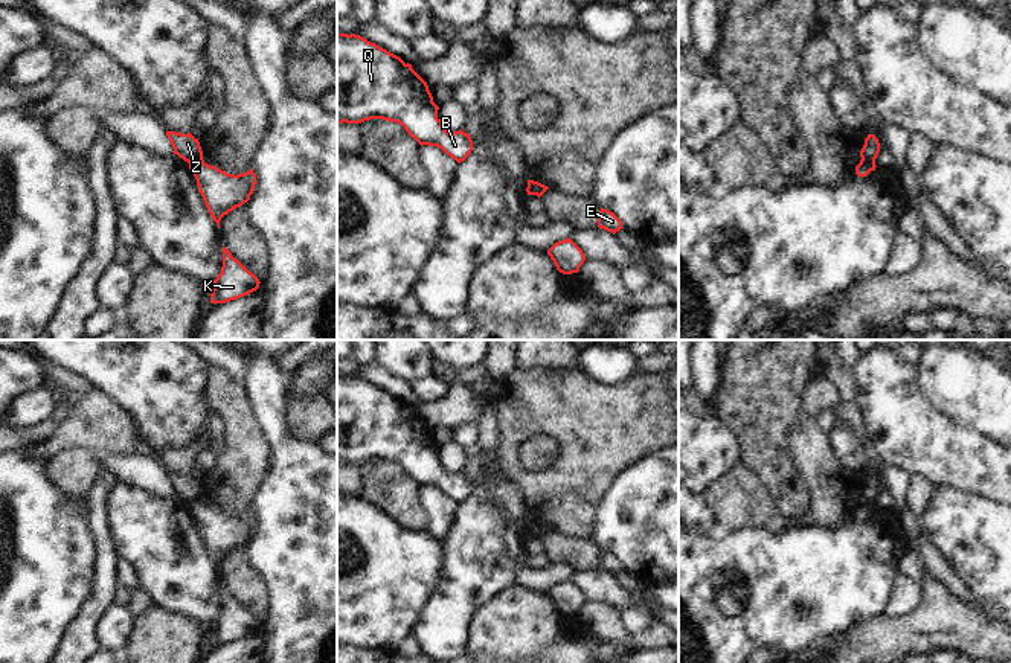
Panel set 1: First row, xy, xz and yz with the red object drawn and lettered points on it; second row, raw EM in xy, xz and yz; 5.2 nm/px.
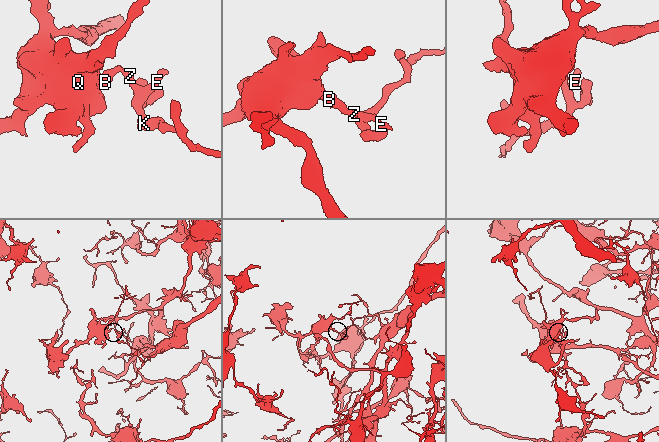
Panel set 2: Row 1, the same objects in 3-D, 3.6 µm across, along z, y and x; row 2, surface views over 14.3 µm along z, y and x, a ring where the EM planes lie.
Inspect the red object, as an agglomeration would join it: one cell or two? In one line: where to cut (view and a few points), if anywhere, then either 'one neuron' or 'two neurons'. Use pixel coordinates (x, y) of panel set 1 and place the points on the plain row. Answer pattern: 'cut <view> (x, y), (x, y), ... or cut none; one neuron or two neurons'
cut xy (202, 497), (188, 503); two neurons

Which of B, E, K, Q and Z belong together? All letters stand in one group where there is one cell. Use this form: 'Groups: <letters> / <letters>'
Groups: B Q Z / E K

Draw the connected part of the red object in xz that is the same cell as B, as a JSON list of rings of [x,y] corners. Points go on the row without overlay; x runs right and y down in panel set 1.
[[[337,373],[337,465],[396,463],[421,488],[438,488],[461,504],[473,482],[462,471],[448,474],[438,451],[412,405],[360,376]]]

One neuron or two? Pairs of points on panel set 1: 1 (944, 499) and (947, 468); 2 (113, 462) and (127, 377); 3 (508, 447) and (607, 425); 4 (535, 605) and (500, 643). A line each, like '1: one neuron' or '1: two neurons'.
1: two neurons
2: two neurons
3: one neuron
4: one neuron

